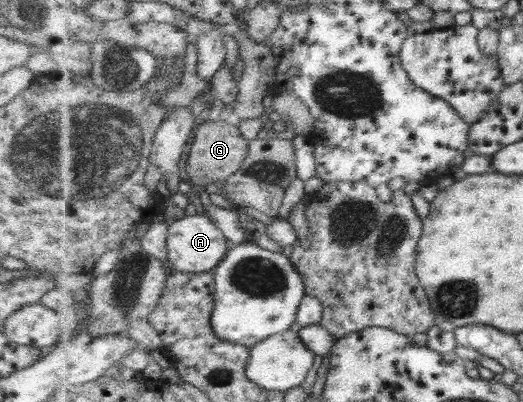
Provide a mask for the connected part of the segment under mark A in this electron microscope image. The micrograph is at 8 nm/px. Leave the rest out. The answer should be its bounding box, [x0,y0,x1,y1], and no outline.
[168,212,227,273]

